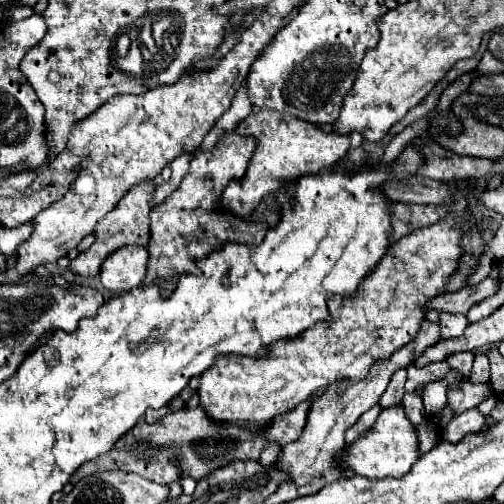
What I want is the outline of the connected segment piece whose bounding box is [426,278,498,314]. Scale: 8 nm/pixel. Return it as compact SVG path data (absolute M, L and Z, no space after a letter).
M486 278L476 286L466 286L460 288L458 292L452 294L438 294L430 302L426 302L426 310L436 310L436 312L450 312L450 314L466 314L470 306L478 304L480 300L492 296L498 288L498 280Z

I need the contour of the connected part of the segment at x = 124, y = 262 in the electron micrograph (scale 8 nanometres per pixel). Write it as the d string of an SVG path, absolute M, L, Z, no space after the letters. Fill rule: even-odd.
M124 246L108 254L100 268L100 282L110 292L128 292L138 288L146 276L146 248Z

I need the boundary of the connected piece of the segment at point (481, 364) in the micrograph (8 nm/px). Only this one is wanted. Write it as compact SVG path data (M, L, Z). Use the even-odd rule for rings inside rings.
M478 352L474 358L474 366L472 366L472 374L468 376L468 382L478 384L478 382L488 382L488 374L490 374L490 366L488 366L488 358L486 354Z

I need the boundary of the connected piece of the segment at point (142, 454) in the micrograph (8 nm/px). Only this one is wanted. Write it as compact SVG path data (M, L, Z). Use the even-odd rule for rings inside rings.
M304 402L304 406L296 406L292 414L284 414L284 418L276 418L264 434L254 436L248 434L248 430L240 430L238 426L220 426L212 422L204 410L198 406L194 410L178 410L174 414L166 414L156 424L138 422L116 446L104 454L104 458L96 458L96 462L88 462L86 468L90 472L102 472L102 470L116 470L116 466L124 472L136 472L146 480L152 480L156 484L170 484L180 478L180 472L188 472L194 480L206 478L212 470L218 470L220 466L226 466L234 460L250 460L260 458L260 450L264 448L264 442L278 442L280 446L286 446L294 442L304 424L308 414L310 402Z

